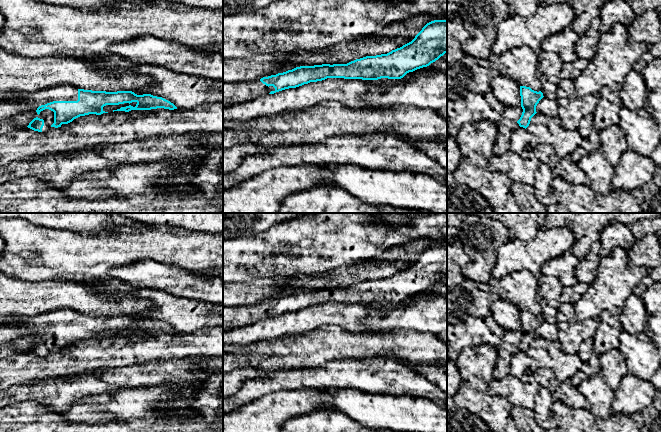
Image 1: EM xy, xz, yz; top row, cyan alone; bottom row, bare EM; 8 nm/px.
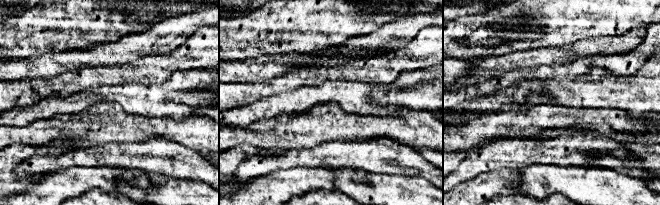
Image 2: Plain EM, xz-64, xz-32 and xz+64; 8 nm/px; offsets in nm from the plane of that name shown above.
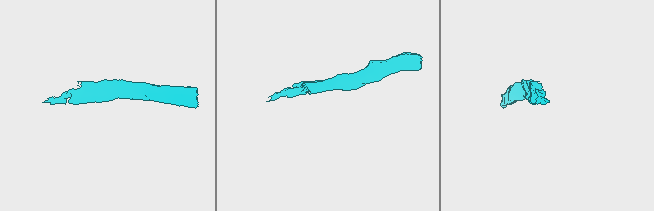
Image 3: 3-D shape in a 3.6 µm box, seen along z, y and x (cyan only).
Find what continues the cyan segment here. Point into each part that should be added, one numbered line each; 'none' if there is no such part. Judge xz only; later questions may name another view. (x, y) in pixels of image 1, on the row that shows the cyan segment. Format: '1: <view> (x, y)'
1: xz (241, 92)

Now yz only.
none

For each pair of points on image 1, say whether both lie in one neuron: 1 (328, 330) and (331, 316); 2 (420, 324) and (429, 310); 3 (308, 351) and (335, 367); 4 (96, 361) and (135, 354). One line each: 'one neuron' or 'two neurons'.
1: two neurons
2: one neuron
3: two neurons
4: one neuron

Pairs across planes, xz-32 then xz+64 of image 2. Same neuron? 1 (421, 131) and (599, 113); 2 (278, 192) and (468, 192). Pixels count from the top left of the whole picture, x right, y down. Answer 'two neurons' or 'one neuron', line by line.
1: one neuron
2: one neuron

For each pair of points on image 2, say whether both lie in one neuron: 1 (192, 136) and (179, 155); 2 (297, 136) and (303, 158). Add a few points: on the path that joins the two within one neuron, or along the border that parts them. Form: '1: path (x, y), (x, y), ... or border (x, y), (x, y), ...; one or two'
1: border (173, 141), (198, 151); two
2: border (316, 144), (311, 147), (277, 149); two

